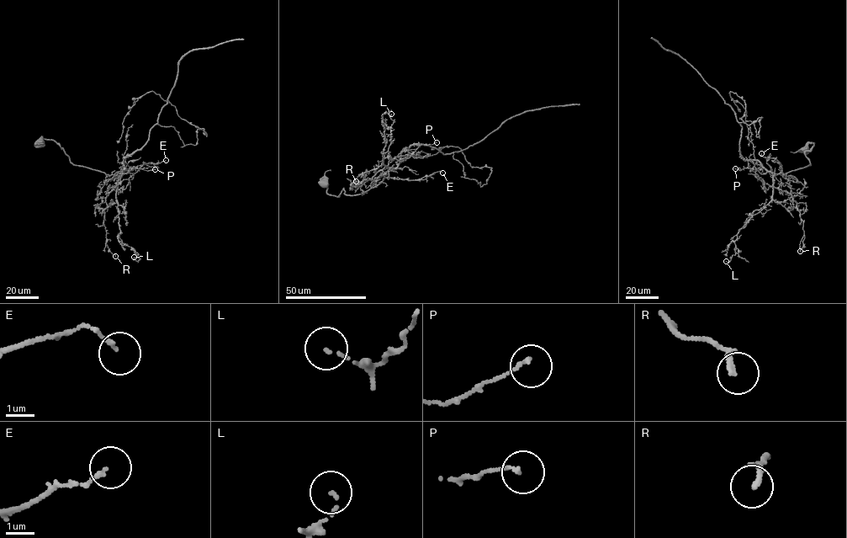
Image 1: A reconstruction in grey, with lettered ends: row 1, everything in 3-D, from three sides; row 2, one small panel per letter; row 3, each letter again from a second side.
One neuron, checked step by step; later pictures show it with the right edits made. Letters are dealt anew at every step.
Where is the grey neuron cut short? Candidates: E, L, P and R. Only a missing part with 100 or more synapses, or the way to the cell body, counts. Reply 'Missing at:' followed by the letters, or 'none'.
Missing at: none

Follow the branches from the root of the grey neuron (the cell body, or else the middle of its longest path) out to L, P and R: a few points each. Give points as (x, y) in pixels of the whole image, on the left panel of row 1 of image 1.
L: (38, 145), (42, 137), (54, 141), (74, 164), (118, 176), (119, 236), (123, 242), (138, 253), (134, 257)
P: (38, 145), (42, 137), (54, 141), (74, 164), (109, 175), (120, 175), (137, 167), (155, 169)
R: (38, 145), (42, 137), (54, 141), (74, 164), (119, 177), (106, 198), (103, 215), (107, 245), (115, 256)

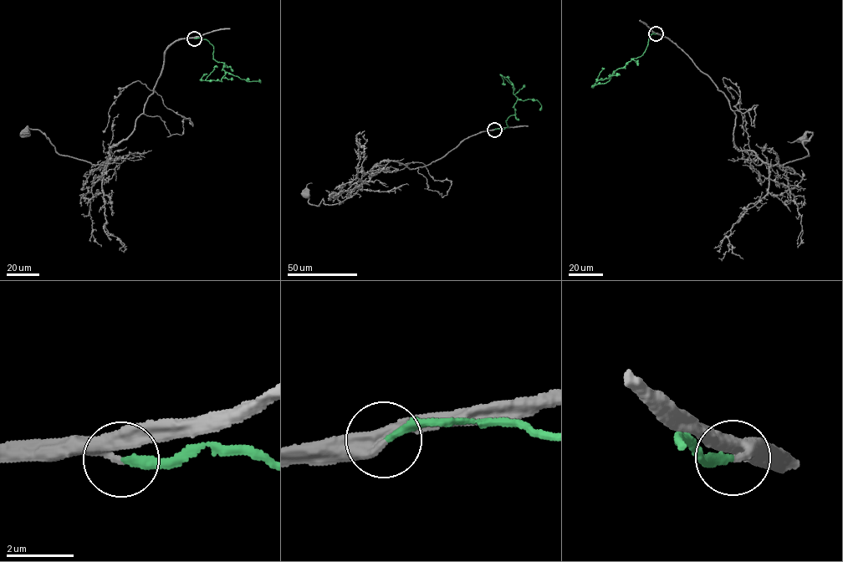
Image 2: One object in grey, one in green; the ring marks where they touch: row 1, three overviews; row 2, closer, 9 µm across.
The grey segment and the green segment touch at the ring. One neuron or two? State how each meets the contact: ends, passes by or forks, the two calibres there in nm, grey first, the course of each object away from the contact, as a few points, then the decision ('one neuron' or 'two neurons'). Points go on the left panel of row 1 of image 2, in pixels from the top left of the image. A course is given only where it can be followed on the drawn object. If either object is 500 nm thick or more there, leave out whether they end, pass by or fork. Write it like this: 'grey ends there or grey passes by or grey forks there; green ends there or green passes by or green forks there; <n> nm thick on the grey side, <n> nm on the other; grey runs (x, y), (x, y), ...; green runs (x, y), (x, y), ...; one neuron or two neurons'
grey ends there; green ends there; 260 nm thick on the grey side, 200 nm on the other; grey runs (194, 38), (169, 45), (143, 113), (132, 133), (109, 148), (105, 166), (60, 155), (38, 130), (23, 135); green runs (194, 38), (206, 39), (213, 47), (213, 58), (224, 64), (222, 81), (206, 80), (217, 66); one neuron

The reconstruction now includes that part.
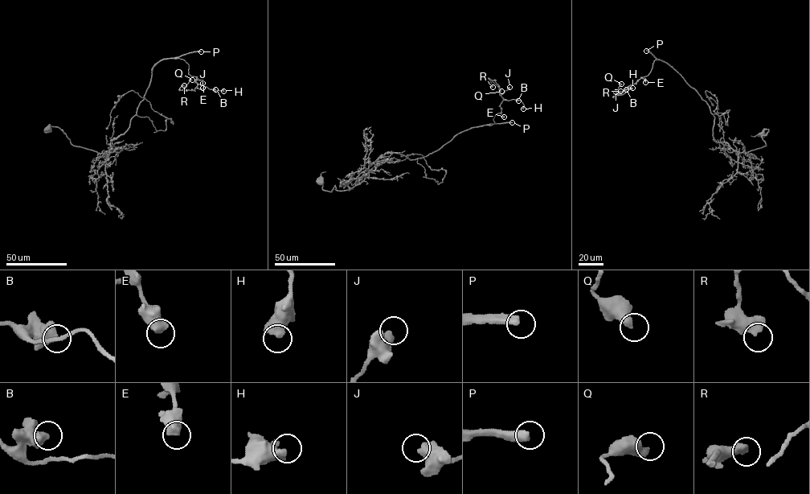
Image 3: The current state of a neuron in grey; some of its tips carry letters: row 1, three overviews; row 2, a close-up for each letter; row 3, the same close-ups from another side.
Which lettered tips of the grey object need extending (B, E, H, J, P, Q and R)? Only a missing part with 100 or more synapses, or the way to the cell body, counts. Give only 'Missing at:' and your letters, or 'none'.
Missing at: P

